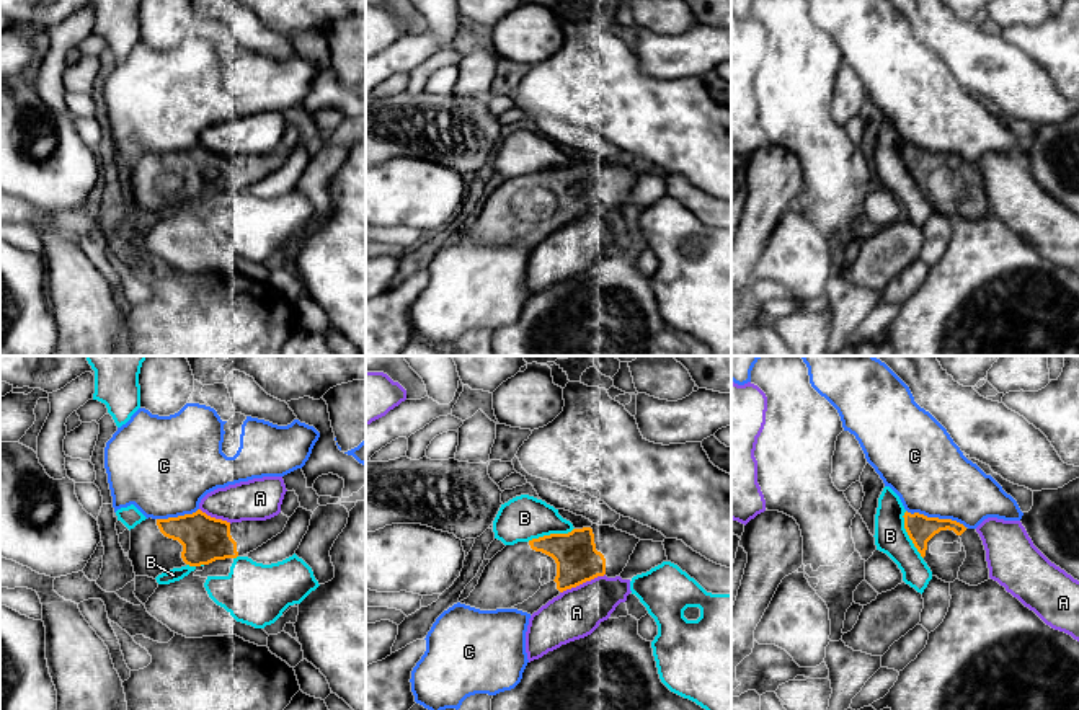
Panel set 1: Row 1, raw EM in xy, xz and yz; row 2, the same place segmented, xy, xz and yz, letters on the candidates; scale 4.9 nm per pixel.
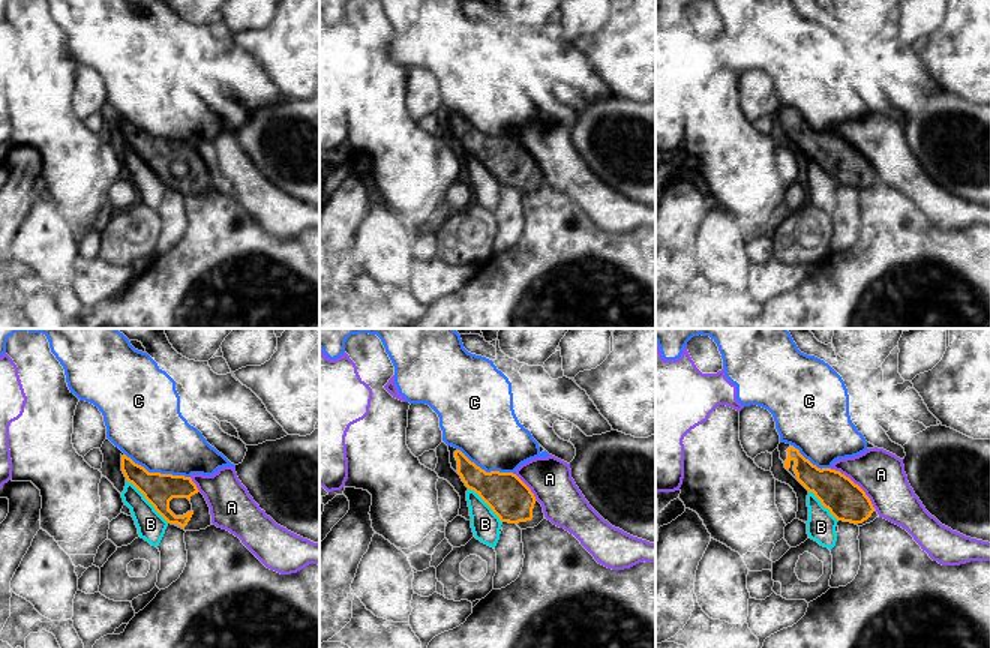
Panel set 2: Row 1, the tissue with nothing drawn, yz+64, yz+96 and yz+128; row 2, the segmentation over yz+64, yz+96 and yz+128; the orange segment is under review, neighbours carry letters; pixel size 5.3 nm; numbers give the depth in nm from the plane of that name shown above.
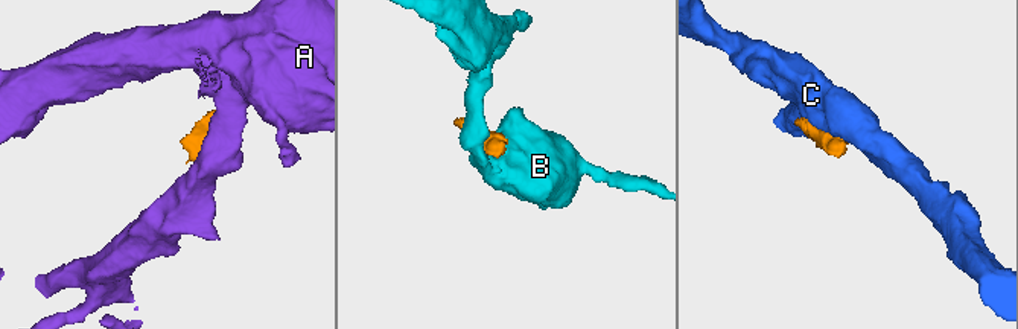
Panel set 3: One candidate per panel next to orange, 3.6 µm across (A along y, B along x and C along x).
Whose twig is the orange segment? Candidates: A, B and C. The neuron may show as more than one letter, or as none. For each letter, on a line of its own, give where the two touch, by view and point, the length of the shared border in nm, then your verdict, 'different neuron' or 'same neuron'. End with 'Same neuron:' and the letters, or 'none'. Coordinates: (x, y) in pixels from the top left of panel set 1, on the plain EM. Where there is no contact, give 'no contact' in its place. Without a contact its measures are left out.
A: meets orange in xz at (581, 217); contact 240 nm long; different neuron
B: meets orange in yz at (908, 168); contact 260 nm long; different neuron
C: meets orange in yz at (936, 152); contact 300 nm long; different neuron
Same neuron: none

